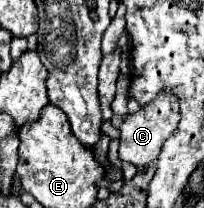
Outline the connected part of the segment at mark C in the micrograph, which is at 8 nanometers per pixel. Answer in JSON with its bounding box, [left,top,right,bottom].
[119,92,179,172]

